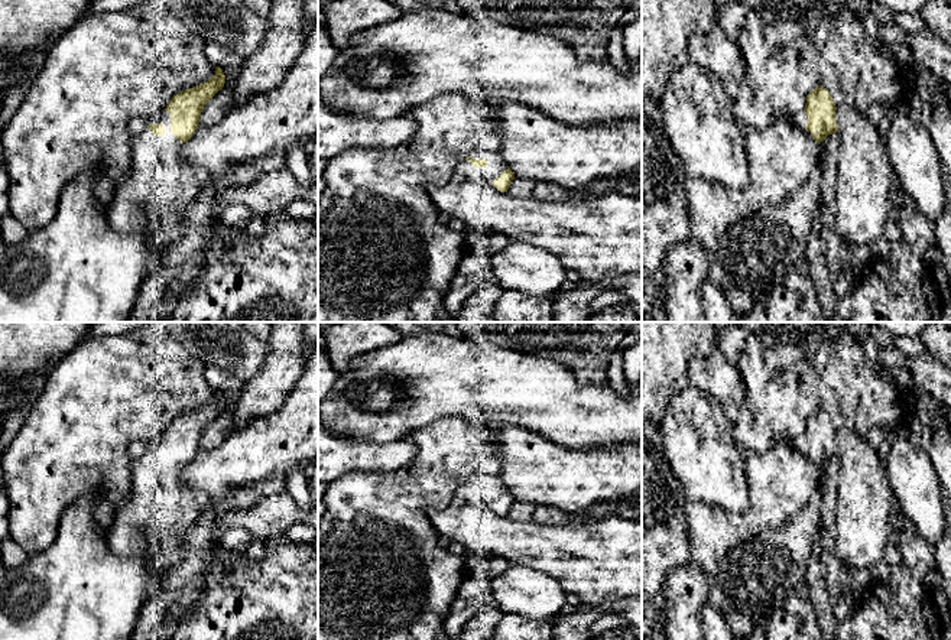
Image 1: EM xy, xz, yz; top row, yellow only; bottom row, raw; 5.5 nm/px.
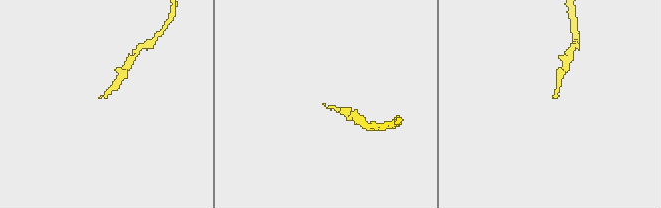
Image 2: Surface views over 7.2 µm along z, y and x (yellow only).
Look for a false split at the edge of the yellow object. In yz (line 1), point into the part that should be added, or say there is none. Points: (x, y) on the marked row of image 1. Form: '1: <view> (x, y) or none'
1: yz (752, 254)

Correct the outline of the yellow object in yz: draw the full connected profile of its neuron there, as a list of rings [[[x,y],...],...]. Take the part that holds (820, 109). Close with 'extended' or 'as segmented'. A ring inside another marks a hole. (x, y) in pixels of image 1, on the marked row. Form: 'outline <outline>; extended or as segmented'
outline [[[818,85],[806,95],[805,108],[795,114],[792,120],[817,142],[819,149],[817,168],[799,189],[767,211],[767,218],[765,212],[759,211],[730,225],[724,231],[717,251],[713,254],[708,279],[724,290],[739,318],[762,305],[773,283],[806,256],[814,212],[821,199],[821,155],[825,150],[824,140],[828,134],[837,133],[838,130],[835,110],[832,97],[822,85]]]; extended

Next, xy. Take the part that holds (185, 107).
outline [[[215,66],[215,75],[204,84],[178,92],[165,111],[149,120],[147,129],[132,142],[132,165],[129,173],[114,191],[108,209],[108,222],[120,234],[146,233],[147,227],[163,214],[176,214],[186,221],[202,181],[182,163],[182,150],[199,126],[204,105],[224,87],[225,75]]]; extended

